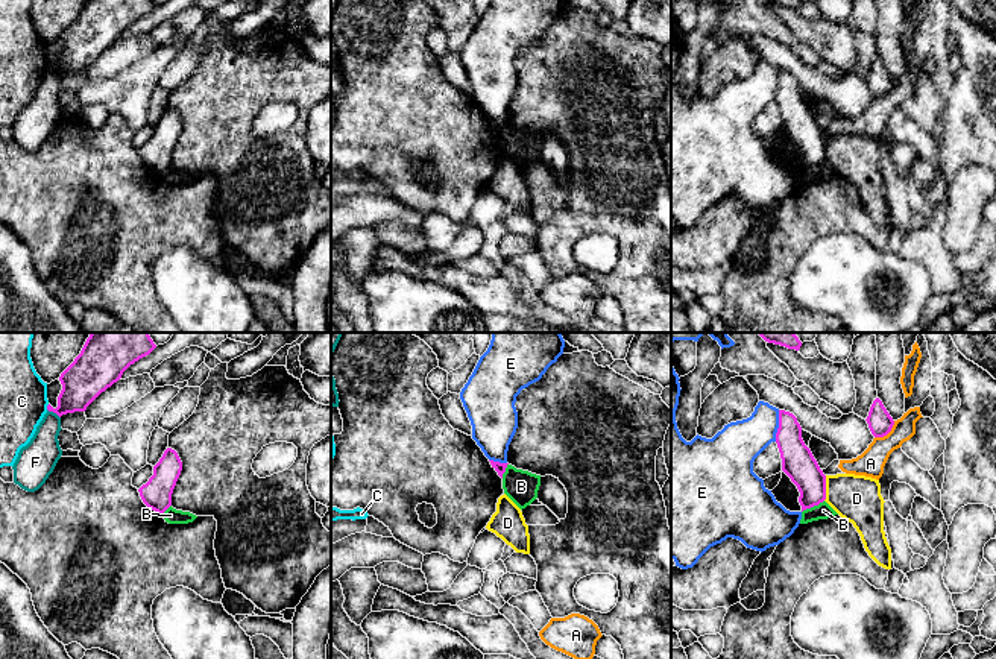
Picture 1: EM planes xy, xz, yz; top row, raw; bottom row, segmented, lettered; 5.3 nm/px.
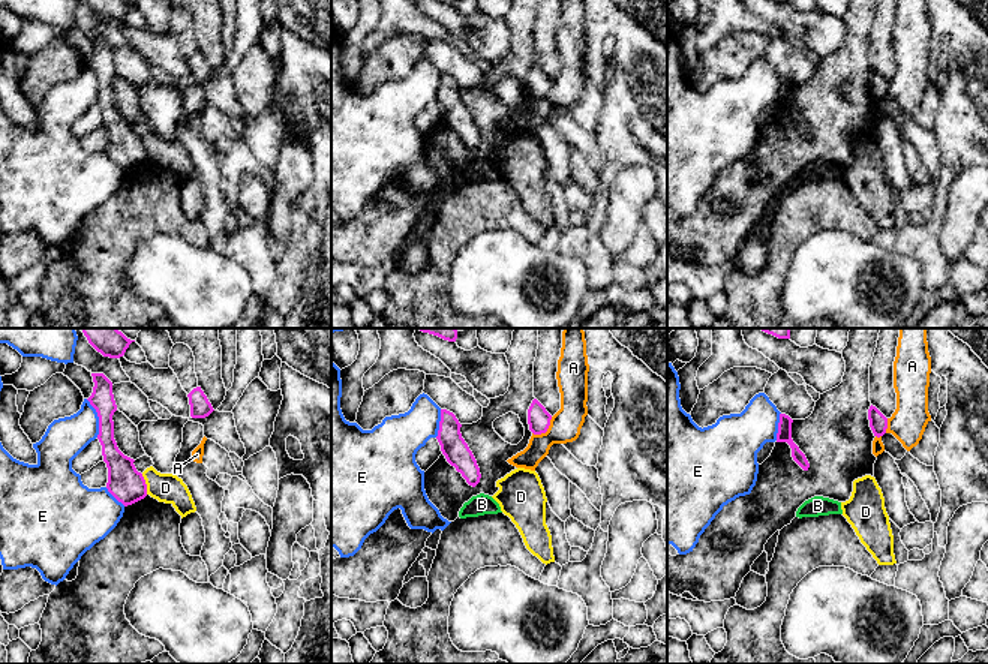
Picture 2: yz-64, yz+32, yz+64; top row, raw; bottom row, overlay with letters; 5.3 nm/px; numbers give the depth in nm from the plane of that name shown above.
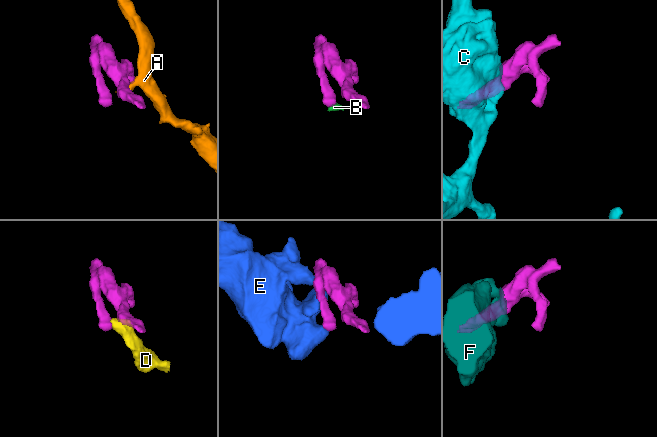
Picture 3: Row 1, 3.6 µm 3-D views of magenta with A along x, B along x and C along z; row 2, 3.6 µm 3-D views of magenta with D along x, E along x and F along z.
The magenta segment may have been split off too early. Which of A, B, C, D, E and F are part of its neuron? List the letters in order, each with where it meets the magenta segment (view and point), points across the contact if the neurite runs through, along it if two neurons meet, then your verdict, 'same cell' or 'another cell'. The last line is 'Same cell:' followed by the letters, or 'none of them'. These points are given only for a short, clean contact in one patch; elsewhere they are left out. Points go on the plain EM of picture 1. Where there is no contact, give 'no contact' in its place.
A: meets magenta in yz at (887, 93); border along yz (895, 81), (885, 94), (875, 97); another cell
B: meets magenta in yz at (813, 166); border along yz (823, 160), (802, 172); another cell
C: meets magenta in xy at (47, 67); another cell
D: meets magenta in yz at (825, 148); border along yz (826, 135), (826, 157), (823, 160); another cell
E: meets magenta in yz at (779, 85); another cell
F: meets magenta in xy at (53, 72); border along xy (47, 69), (59, 78); another cell
Same cell: none of them

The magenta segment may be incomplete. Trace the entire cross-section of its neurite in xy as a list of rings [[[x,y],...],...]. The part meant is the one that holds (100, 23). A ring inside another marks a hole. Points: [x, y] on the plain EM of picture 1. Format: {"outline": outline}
{"outline": [[[87,0],[80,14],[59,36],[62,50],[58,67],[49,64],[47,70],[59,77],[85,71],[102,52],[121,38],[131,24],[155,8],[153,0]]]}

